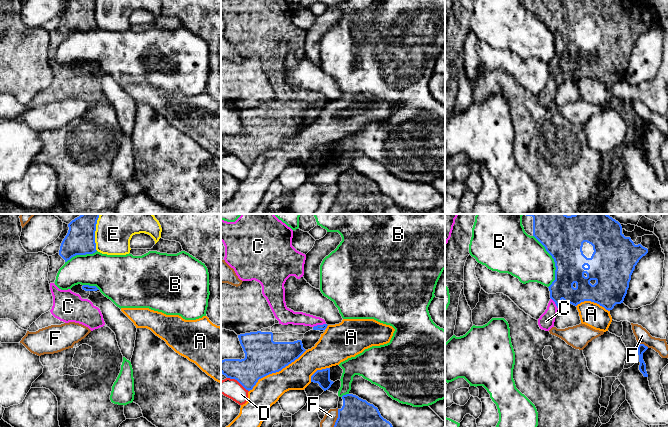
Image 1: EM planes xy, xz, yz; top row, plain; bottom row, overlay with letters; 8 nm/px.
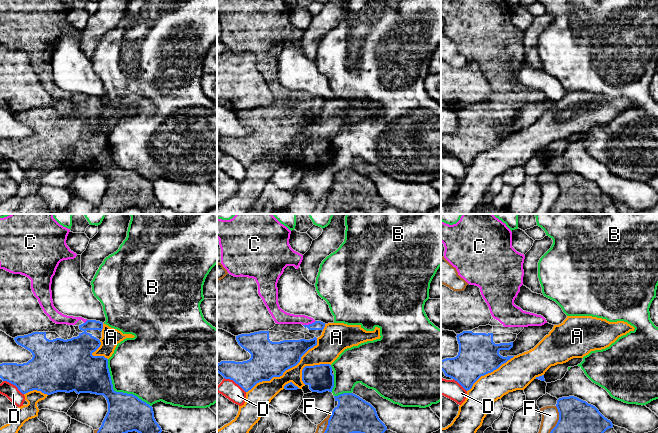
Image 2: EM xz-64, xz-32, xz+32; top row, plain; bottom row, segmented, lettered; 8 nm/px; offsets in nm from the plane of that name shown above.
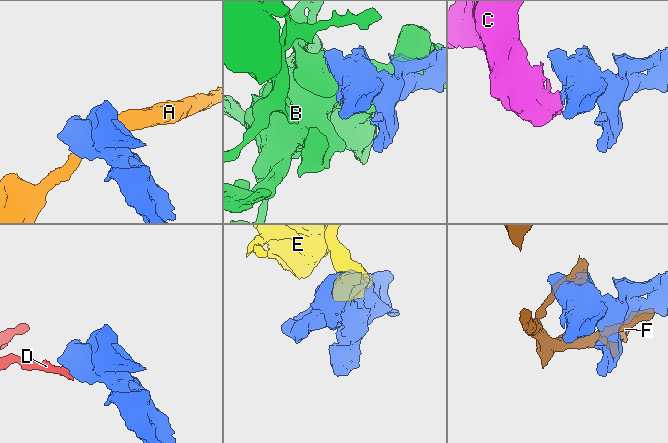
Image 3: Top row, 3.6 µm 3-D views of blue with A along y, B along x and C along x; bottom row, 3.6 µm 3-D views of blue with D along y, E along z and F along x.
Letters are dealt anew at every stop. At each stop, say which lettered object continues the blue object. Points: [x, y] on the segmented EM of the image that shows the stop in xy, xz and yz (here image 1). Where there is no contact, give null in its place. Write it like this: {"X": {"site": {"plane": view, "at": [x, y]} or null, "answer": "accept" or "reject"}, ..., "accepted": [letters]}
{"A": {"site": {"plane": "xz", "at": [276, 371]}, "answer": "reject"}, "B": {"site": {"plane": "yz", "at": [554, 261]}, "answer": "reject"}, "C": {"site": {"plane": "xz", "at": [319, 325]}, "answer": "accept"}, "D": {"site": {"plane": "xz", "at": [238, 381]}, "answer": "reject"}, "E": {"site": {"plane": "xy", "at": [94, 232]}, "answer": "reject"}, "F": {"site": {"plane": "xz", "at": [337, 418]}, "answer": "reject"}, "accepted": ["C"]}

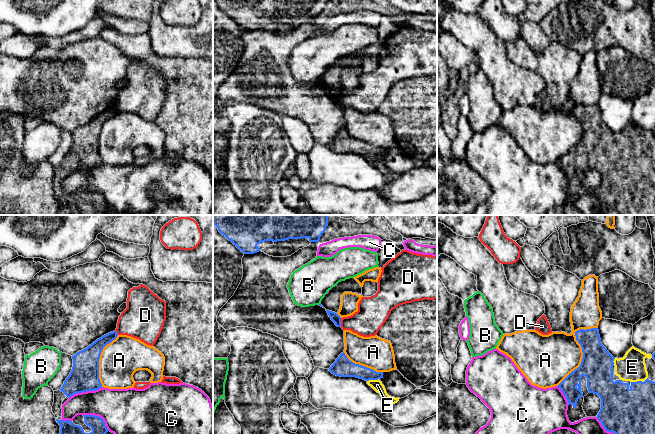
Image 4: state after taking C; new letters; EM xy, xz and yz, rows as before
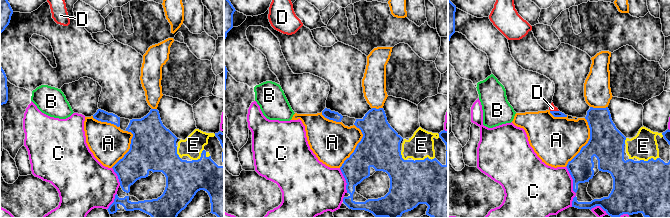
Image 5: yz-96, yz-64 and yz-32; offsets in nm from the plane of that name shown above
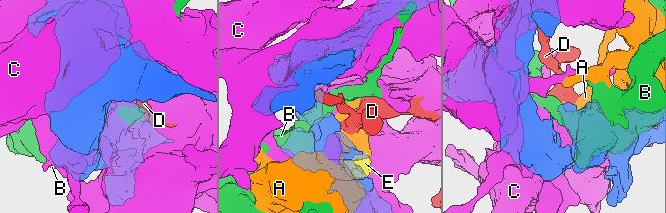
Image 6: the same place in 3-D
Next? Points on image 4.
{"A": {"site": {"plane": "yz", "at": [582, 349]}, "answer": "reject"}, "B": {"site": null, "answer": "reject"}, "C": {"site": {"plane": "xy", "at": [85, 391]}, "answer": "reject"}, "D": {"site": {"plane": "xz", "at": [340, 322]}, "answer": "reject"}, "E": {"site": {"plane": "yz", "at": [639, 381]}, "answer": "accept"}, "accepted": ["E"]}

